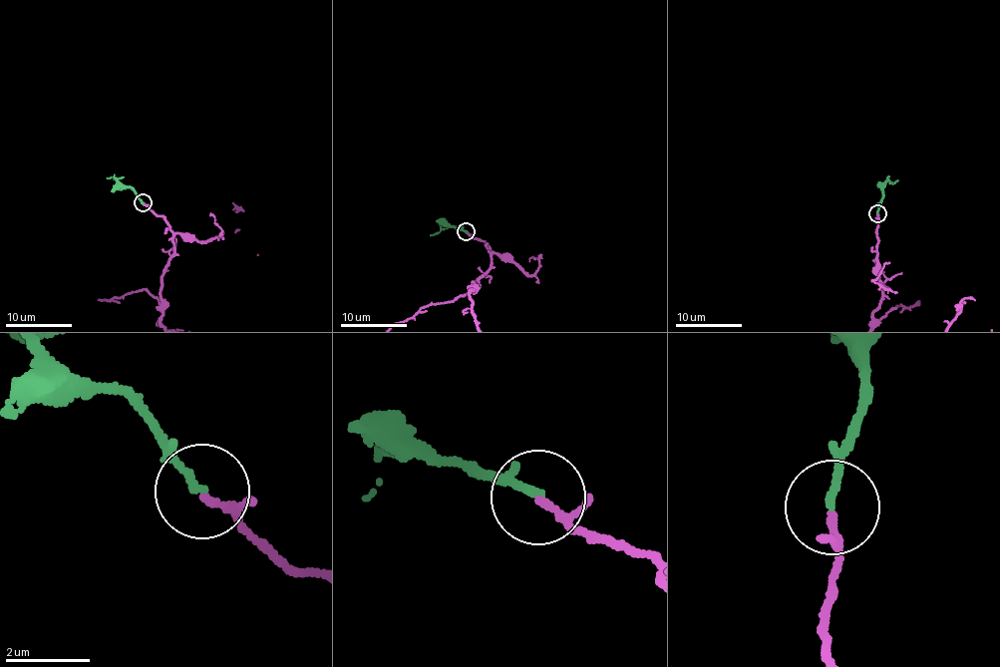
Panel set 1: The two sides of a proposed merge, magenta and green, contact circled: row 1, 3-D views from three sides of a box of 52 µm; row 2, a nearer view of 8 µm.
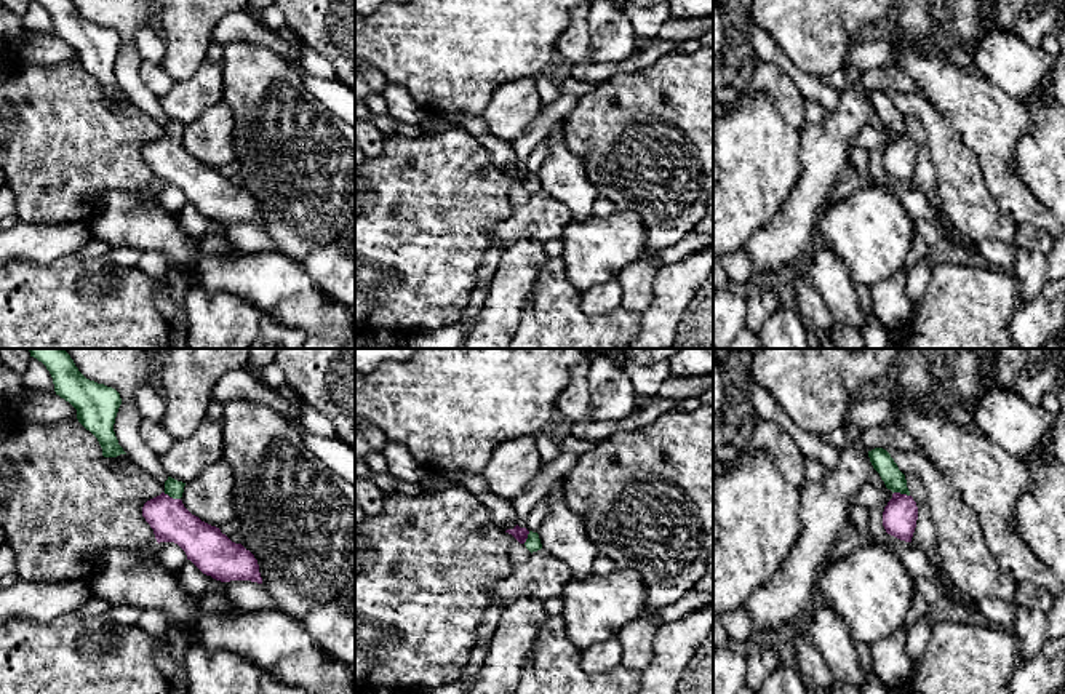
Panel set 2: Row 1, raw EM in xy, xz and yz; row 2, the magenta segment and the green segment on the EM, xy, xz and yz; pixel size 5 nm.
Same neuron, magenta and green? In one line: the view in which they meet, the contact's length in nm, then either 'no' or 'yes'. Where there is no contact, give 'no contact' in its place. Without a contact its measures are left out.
meets magenta in xy; contact 90 nm long; yes

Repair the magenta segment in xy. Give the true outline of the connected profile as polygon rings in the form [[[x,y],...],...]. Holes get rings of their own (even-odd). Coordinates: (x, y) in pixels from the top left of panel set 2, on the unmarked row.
[[[168,118],[165,133],[142,149],[142,158],[154,171],[157,184],[178,185],[187,201],[216,222],[262,225],[257,201],[249,192],[184,149],[181,142],[184,128],[185,125]]]

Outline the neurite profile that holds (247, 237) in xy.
[[[251,222],[224,224],[227,238],[241,253],[269,253],[278,249],[273,240],[262,230],[261,225]]]

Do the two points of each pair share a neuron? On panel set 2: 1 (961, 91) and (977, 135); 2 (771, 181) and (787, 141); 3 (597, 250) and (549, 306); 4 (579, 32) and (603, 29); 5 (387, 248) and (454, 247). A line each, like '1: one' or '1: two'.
1: one
2: one
3: two
4: two
5: one

